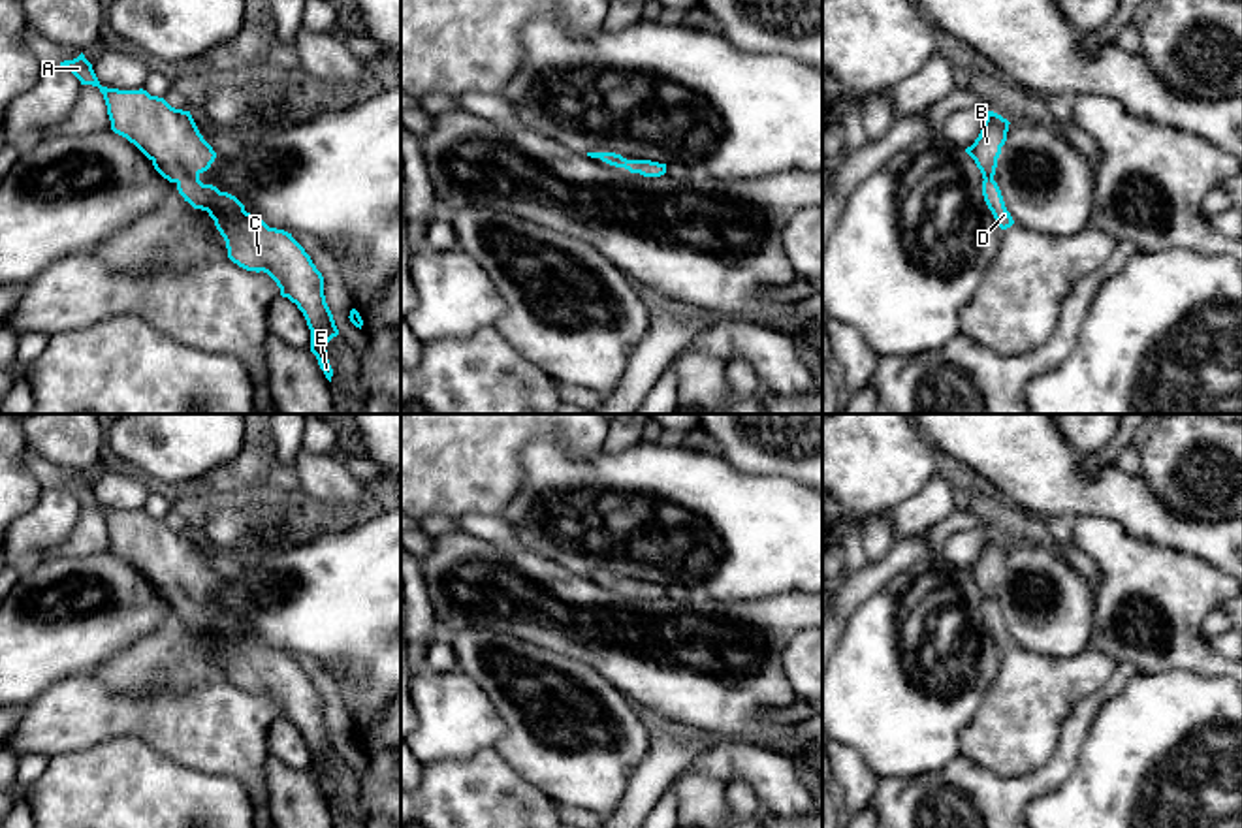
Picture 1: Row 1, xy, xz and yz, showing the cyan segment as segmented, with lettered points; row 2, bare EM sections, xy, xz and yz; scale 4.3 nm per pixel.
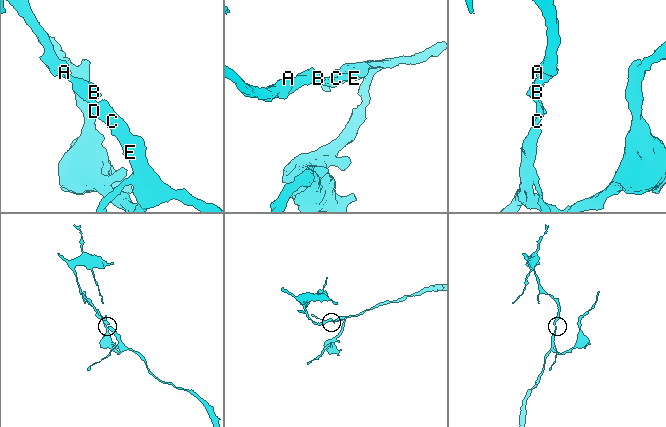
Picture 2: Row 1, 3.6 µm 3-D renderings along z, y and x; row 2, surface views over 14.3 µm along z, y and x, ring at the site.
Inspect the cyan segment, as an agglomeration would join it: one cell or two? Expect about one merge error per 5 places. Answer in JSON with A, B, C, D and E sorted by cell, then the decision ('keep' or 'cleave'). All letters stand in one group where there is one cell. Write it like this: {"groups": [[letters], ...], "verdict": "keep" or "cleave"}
{"groups": [["A", "B", "C", "D", "E"]], "verdict": "keep"}

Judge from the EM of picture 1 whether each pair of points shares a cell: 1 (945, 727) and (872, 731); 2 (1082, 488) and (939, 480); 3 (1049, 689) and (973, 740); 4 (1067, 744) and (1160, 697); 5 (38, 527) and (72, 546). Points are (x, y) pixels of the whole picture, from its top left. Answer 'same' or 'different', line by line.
1: same
2: different
3: same
4: different
5: different

